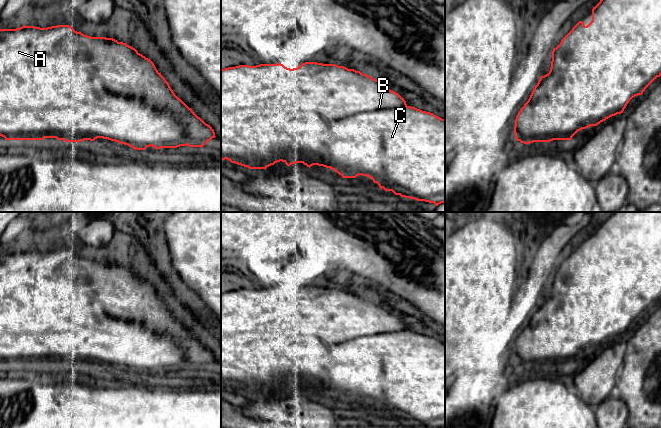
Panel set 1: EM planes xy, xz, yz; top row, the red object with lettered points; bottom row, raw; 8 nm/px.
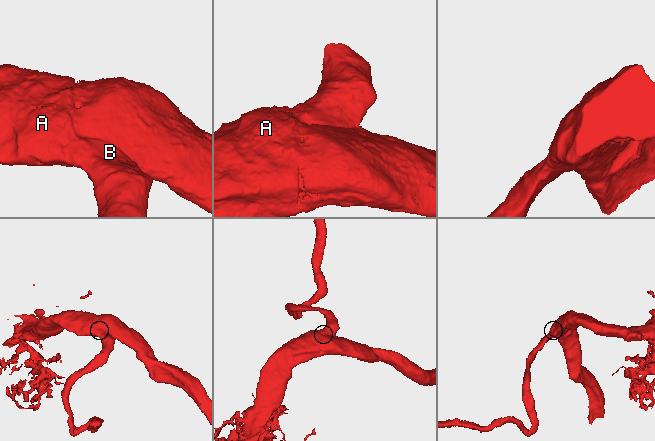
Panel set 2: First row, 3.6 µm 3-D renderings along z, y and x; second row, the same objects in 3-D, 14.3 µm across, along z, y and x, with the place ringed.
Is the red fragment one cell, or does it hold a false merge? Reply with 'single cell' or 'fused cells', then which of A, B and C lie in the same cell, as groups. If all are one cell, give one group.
single cell; A B C

